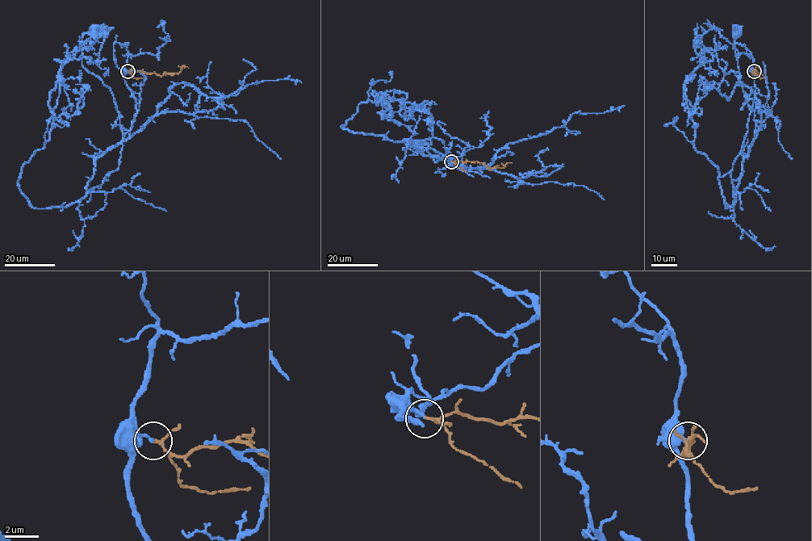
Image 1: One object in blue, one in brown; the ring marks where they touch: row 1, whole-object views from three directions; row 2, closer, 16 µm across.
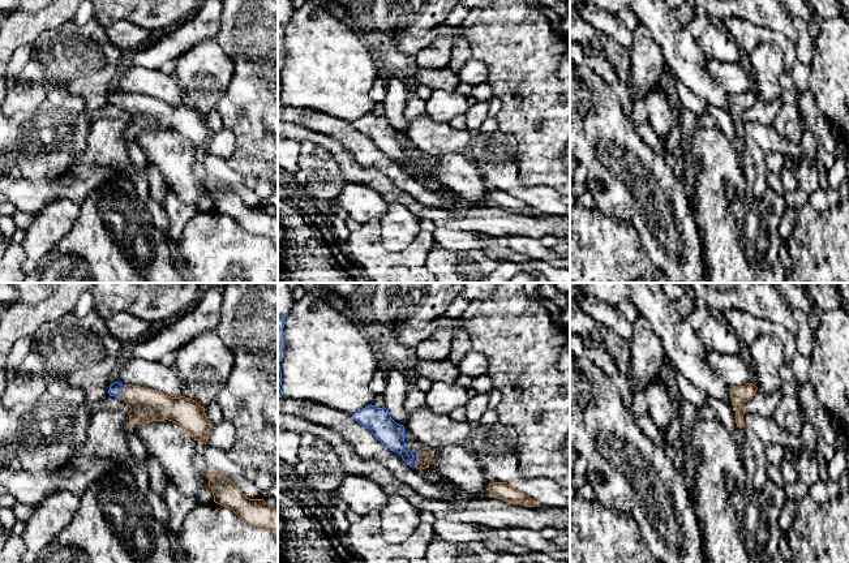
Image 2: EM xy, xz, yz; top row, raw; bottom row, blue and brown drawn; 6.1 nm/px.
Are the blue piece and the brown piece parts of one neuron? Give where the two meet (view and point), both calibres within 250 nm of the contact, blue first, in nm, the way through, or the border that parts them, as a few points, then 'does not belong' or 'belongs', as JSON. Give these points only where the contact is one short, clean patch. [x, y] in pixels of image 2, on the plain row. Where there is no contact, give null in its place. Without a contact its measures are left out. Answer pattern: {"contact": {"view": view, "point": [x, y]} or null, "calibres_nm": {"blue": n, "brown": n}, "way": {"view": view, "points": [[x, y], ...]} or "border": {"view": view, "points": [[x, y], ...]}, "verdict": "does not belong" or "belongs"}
{"contact": {"view": "xy", "point": [119, 98]}, "calibres_nm": {"blue": 70, "brown": 200}, "way": {"view": "xy", "points": [[115, 95], [119, 98], [136, 104], [146, 112]]}, "verdict": "belongs"}

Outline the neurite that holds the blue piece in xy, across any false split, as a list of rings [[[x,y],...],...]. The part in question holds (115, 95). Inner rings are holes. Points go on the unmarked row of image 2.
[[[119,90],[110,94],[108,102],[129,113],[129,134],[168,128],[186,137],[194,149],[206,152],[213,133],[206,125],[205,116],[196,108],[185,104],[171,106],[151,96]]]

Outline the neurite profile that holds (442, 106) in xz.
[[[433,90],[426,100],[426,115],[437,123],[450,123],[459,115],[466,115],[477,100],[469,96],[462,96],[455,91]]]

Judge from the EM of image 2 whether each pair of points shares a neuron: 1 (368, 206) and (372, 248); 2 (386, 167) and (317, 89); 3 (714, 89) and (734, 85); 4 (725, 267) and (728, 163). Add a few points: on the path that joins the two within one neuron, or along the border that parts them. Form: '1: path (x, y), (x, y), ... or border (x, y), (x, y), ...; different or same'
1: border (378, 219), (371, 219), (361, 224); different
2: border (316, 110), (351, 123); different
3: border (707, 61), (707, 69), (711, 76), (729, 97); different
4: path (723, 241), (712, 215), (712, 189); same

